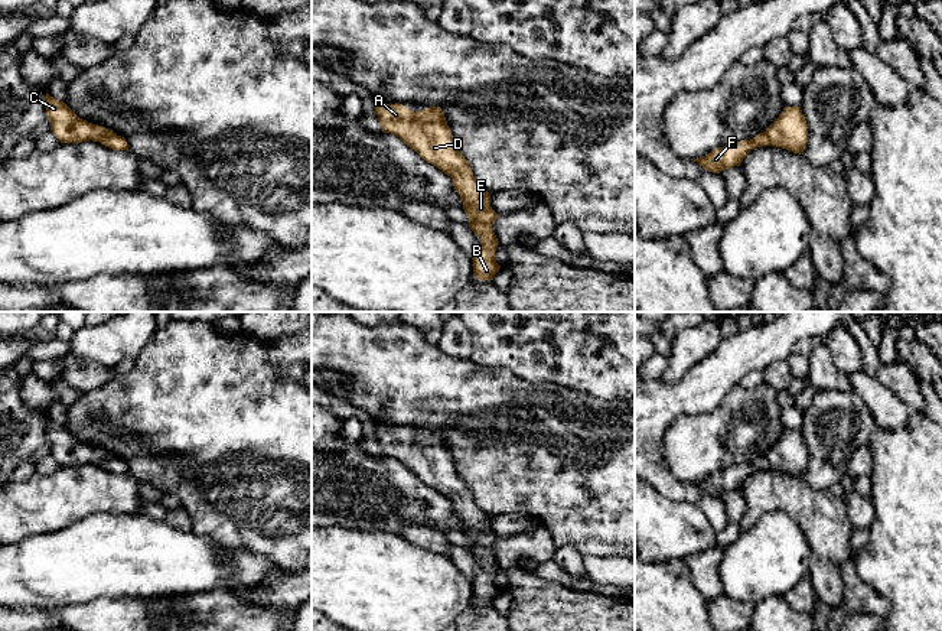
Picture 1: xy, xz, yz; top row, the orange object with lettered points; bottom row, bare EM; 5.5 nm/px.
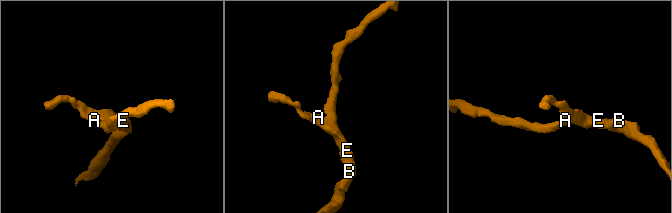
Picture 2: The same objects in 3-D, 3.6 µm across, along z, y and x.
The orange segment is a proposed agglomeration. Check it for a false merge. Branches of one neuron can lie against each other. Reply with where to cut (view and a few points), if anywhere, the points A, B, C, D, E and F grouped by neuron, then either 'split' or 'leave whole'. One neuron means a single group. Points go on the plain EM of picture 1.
no cut; A B C D E F; leave whole

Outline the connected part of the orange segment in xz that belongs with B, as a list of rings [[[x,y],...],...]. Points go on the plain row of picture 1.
[[[375,425],[375,435],[384,456],[395,458],[426,485],[452,501],[469,550],[480,562],[472,582],[473,598],[477,604],[493,604],[501,592],[495,583],[499,565],[492,553],[498,537],[490,530],[490,517],[476,505],[469,485],[457,474],[441,432],[413,436],[400,426],[388,429]]]

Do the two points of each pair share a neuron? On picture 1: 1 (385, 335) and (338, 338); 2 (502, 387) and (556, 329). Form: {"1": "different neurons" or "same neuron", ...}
{"1": "same neuron", "2": "different neurons"}

